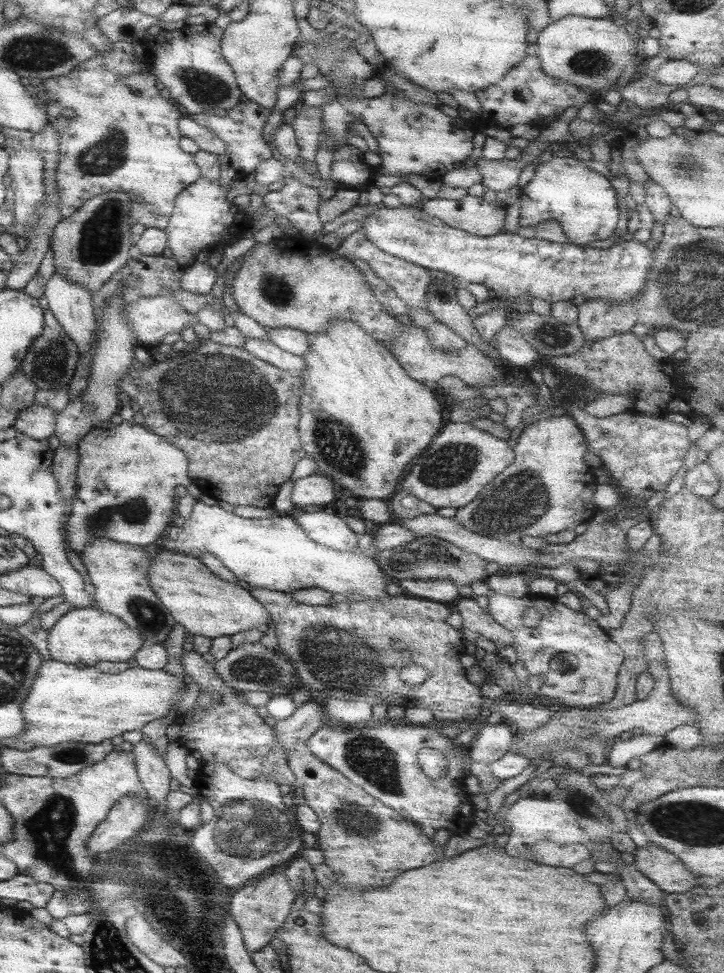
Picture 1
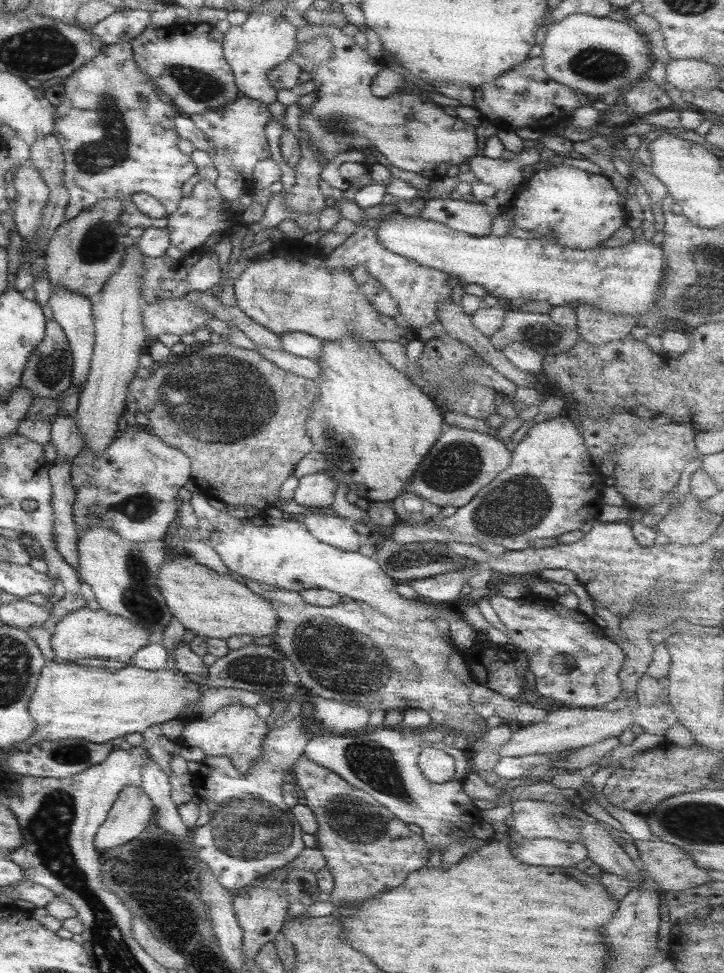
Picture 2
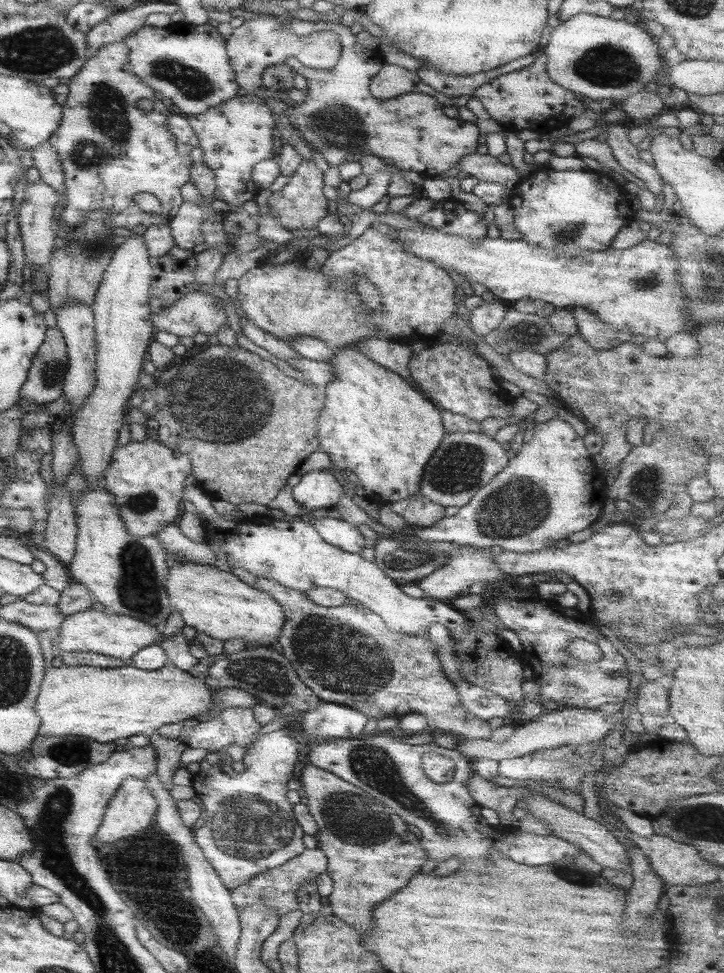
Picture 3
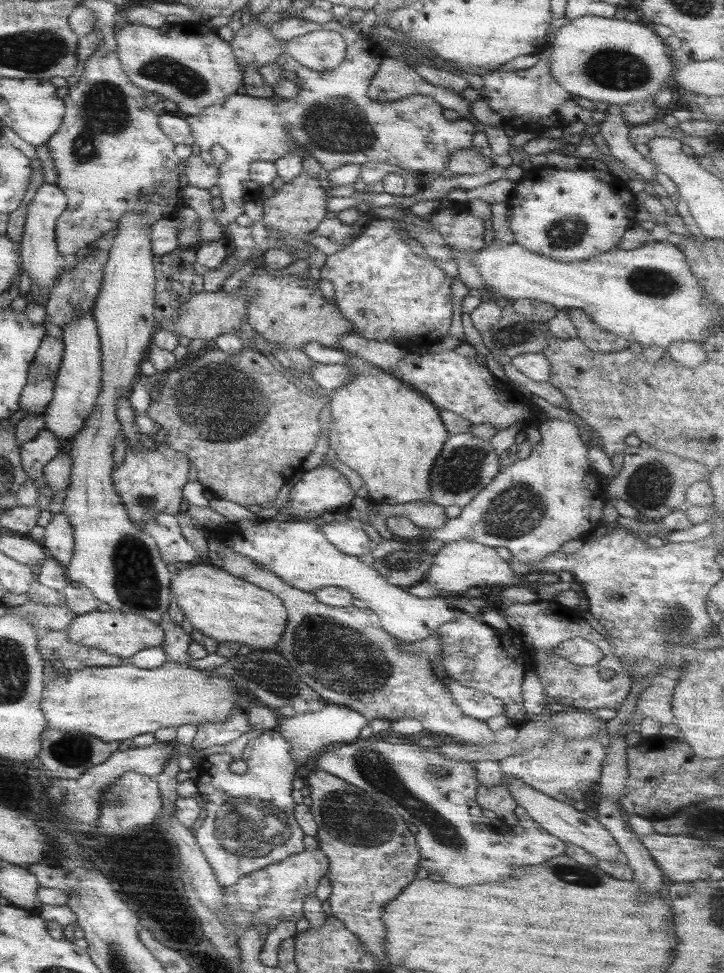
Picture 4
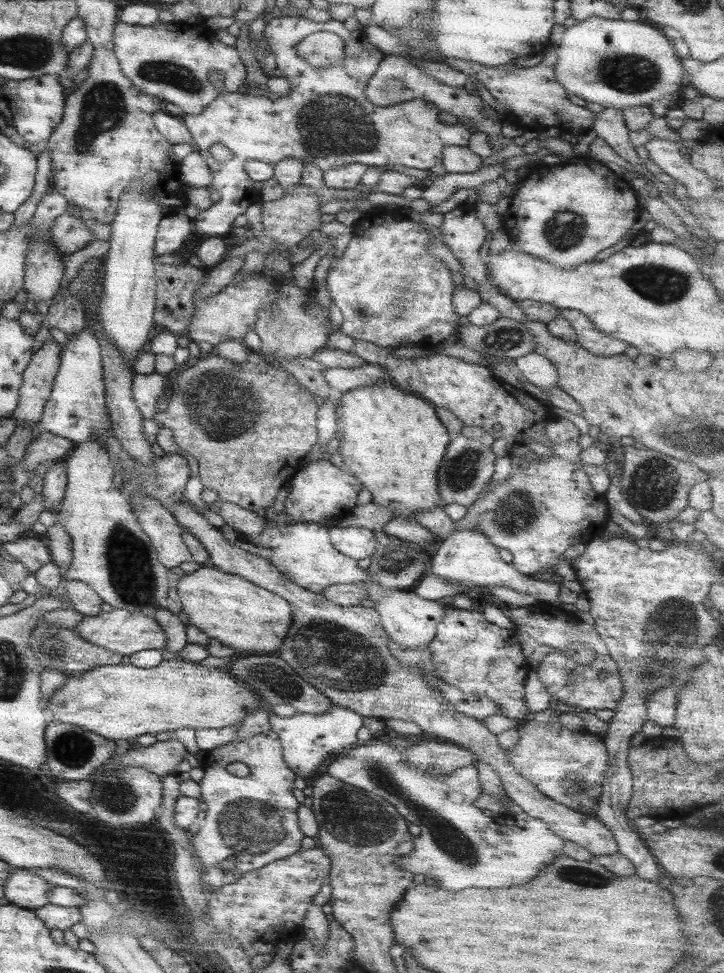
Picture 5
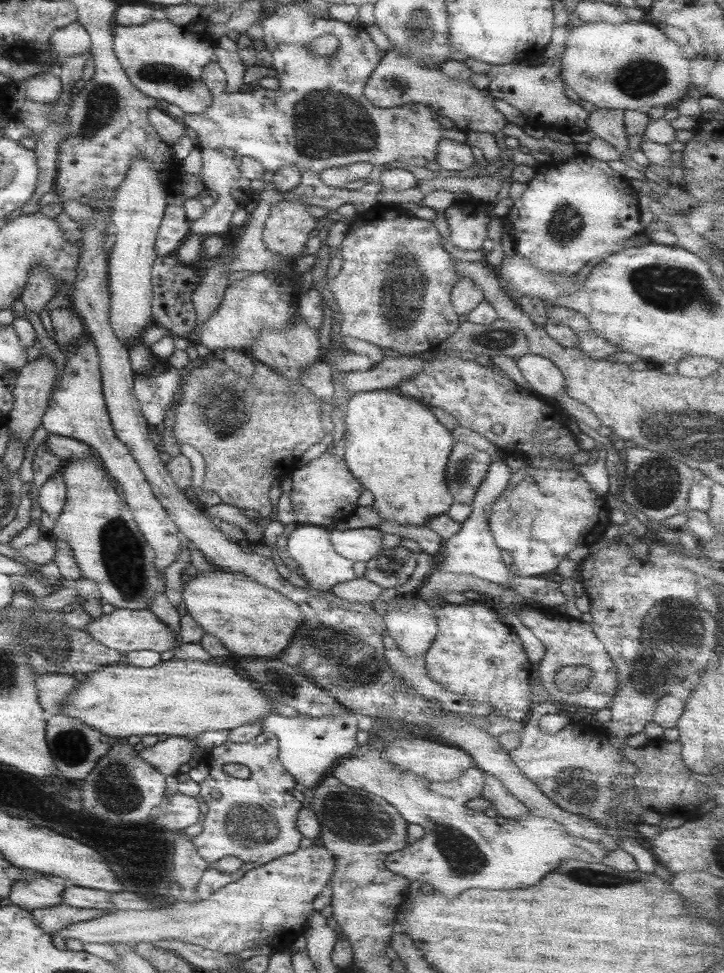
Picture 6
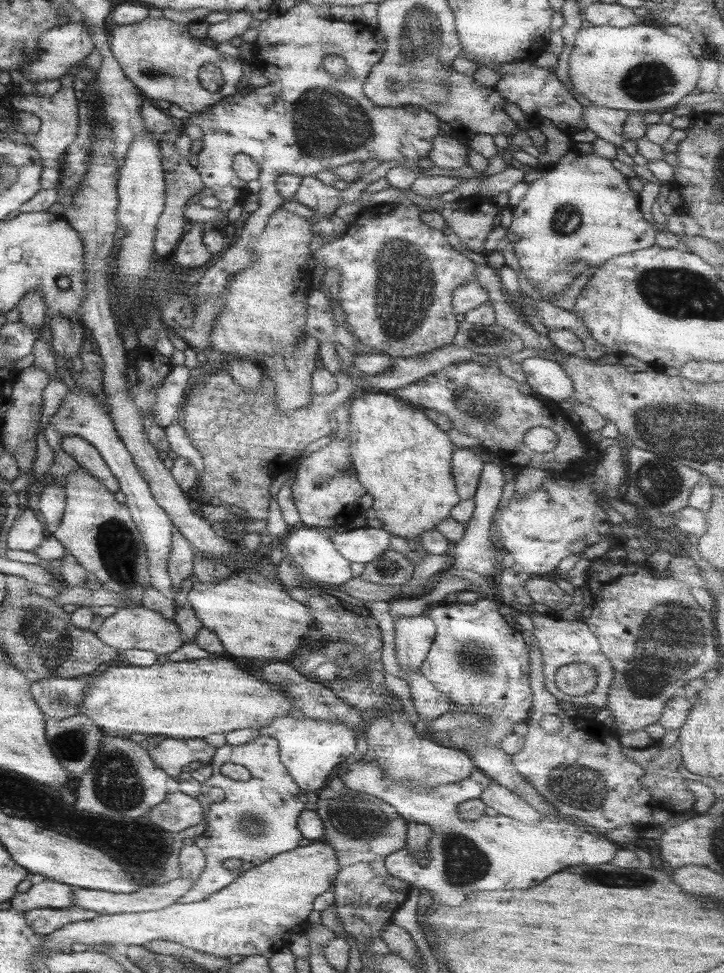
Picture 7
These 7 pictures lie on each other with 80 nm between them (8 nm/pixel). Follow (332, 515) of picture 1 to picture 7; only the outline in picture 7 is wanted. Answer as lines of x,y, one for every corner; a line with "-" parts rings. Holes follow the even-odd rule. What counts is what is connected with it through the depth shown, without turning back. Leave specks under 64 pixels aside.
363,526
336,533
331,539
345,560
365,565
389,549
391,535
385,529

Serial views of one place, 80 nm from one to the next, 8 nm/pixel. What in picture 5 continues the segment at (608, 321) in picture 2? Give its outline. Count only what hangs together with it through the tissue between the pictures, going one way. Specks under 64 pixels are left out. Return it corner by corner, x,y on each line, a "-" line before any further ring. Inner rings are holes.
558,309
558,315
568,322
576,334
576,343
593,356
615,356
627,348
624,342
605,336
592,322
575,310

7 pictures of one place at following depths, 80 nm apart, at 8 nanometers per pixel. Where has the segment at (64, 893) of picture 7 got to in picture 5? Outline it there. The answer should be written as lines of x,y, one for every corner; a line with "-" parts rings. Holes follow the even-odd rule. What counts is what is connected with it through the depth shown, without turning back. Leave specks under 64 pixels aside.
14,869
4,882
3,890
5,900
12,905
34,910
48,903
47,895
52,887
33,870

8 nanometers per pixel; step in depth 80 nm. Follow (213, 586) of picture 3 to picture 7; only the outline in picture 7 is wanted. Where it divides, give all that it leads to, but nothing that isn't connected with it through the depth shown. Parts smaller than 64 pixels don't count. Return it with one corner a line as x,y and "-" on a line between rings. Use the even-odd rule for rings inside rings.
249,568
236,570
225,580
213,584
203,585
194,580
186,598
187,604
195,612
201,626
211,630
223,644
222,650
231,656
253,658
253,660
271,660
271,662
287,660
291,656
291,652
295,654
295,650
299,648
299,642
311,631
311,626
313,626
313,617
309,614
307,606
291,600
287,596
287,592
283,592
275,580
259,576
257,572
253,572

